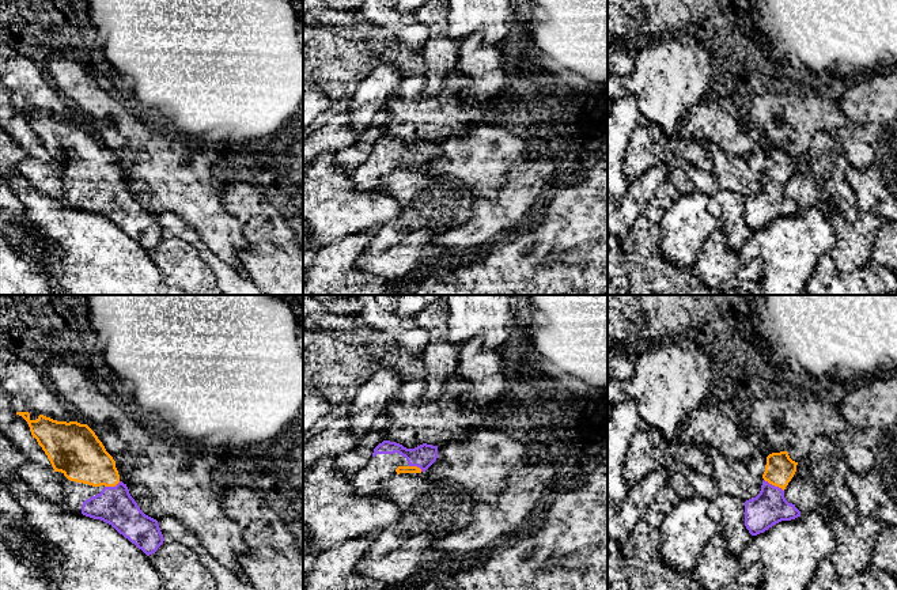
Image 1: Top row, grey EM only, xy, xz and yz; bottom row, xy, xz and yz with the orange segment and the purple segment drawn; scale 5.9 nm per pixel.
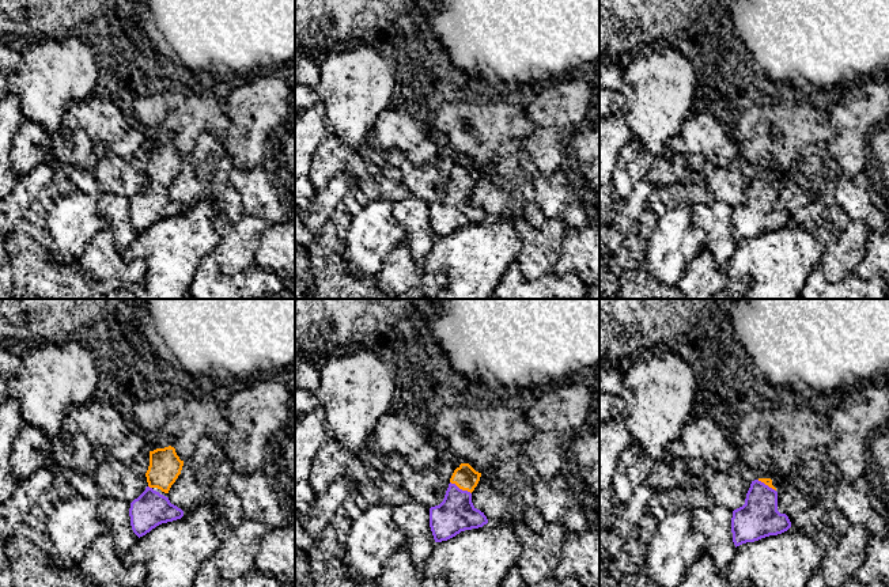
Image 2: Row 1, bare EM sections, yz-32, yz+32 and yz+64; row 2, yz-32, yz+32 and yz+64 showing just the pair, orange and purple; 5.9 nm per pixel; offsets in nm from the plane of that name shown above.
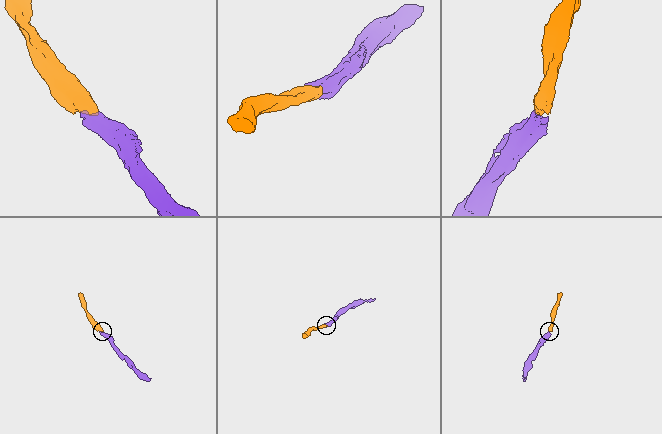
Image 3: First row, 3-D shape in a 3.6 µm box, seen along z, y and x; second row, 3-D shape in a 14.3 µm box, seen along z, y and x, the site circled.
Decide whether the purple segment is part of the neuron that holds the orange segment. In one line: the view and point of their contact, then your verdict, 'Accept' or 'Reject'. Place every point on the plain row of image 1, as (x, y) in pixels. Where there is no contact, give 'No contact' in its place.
Touches orange at yz (774, 180). Accept

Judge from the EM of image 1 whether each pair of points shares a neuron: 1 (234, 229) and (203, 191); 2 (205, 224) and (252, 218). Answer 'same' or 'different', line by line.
1: same
2: different

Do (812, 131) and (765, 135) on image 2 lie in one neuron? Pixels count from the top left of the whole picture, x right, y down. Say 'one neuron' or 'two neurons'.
one neuron

